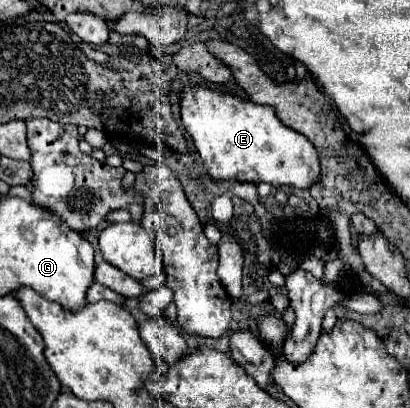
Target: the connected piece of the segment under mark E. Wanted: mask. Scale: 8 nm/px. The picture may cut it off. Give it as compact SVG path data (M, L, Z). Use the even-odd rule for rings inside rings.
M186 86L182 92L182 122L214 180L236 180L248 184L268 182L272 186L310 188L320 180L318 152L300 132L284 126L262 104L252 104L206 86Z

